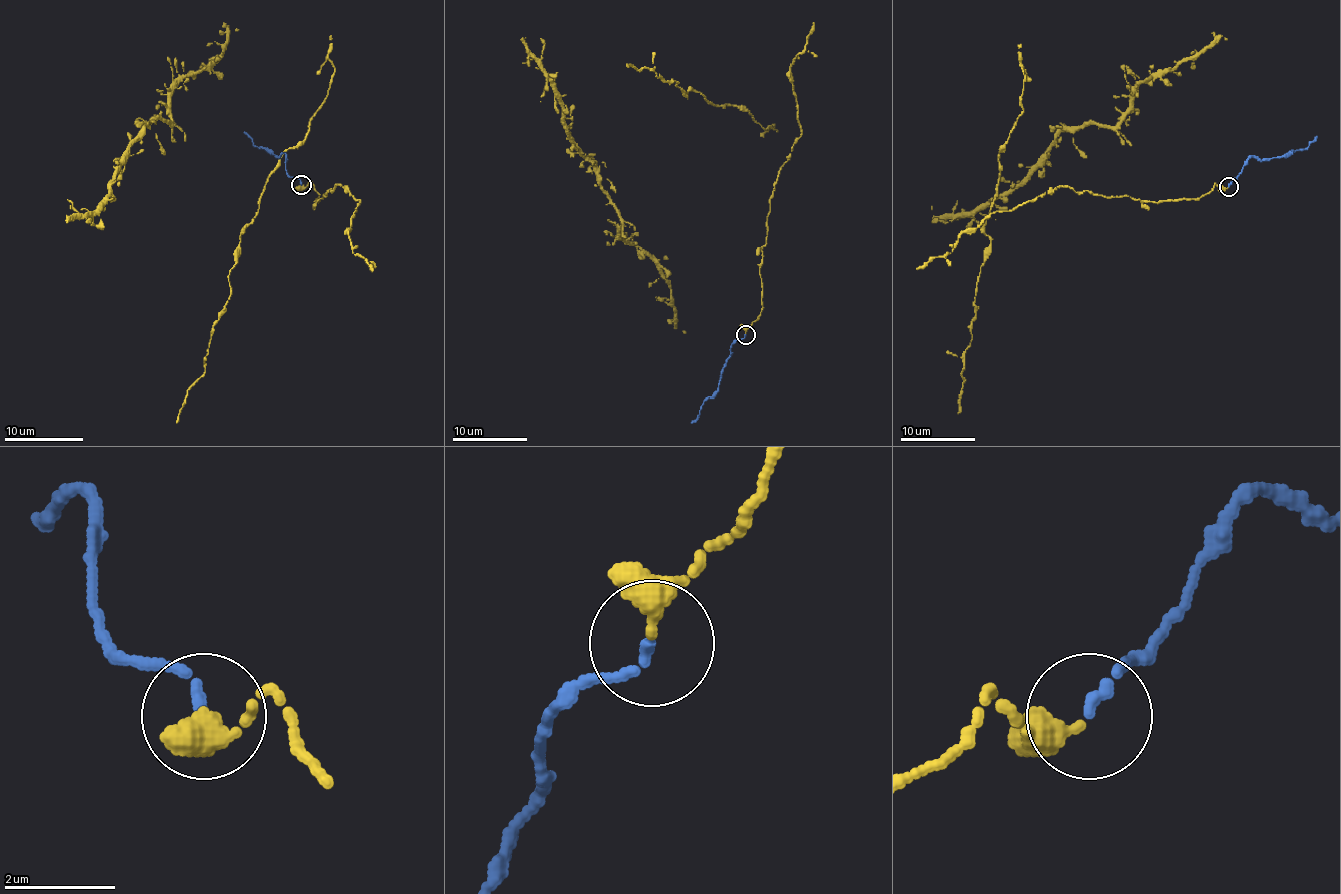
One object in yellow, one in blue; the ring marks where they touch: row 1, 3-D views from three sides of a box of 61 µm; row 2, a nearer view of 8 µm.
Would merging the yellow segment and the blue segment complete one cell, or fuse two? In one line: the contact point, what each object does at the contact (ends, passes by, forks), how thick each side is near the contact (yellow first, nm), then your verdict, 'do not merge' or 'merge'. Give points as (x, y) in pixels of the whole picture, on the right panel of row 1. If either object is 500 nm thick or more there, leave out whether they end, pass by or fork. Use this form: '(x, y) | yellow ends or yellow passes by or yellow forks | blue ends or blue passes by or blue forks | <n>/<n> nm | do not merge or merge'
(1228, 186) | yellow passes by | blue ends | 240/200 nm | merge

